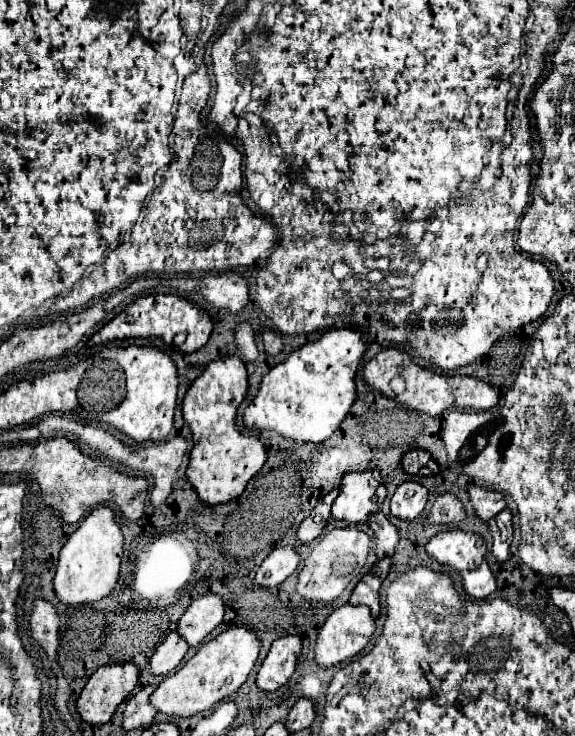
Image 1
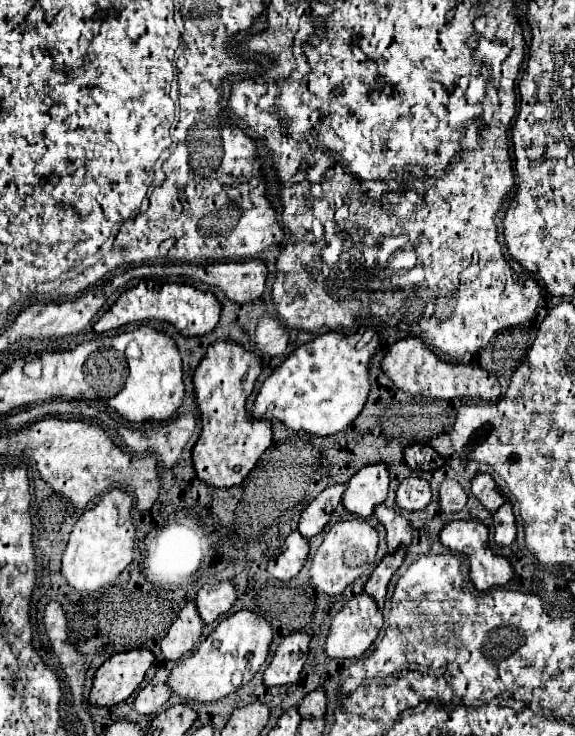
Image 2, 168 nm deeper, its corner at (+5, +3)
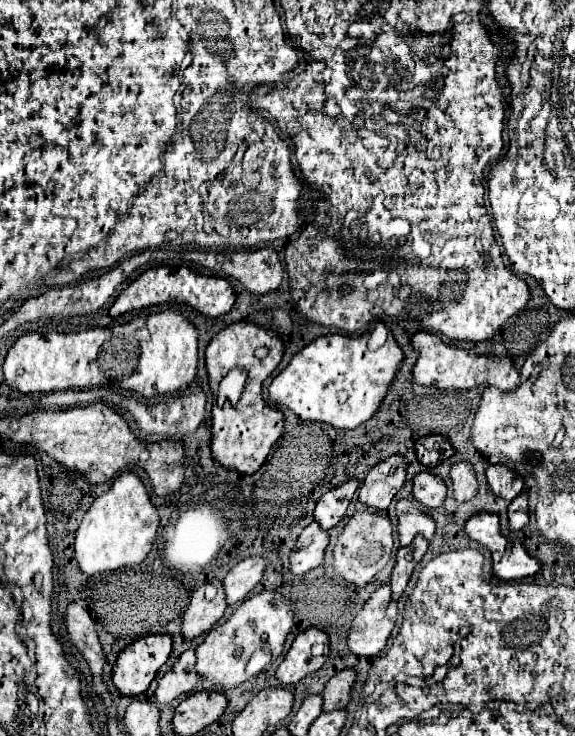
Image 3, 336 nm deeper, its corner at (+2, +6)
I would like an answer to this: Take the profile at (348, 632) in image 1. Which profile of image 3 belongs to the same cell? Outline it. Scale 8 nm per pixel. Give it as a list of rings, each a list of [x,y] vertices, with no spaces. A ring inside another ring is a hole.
[[[381,586],[353,620],[347,638],[349,650],[357,656],[379,654],[395,628],[395,620],[397,604],[391,600],[391,588]]]

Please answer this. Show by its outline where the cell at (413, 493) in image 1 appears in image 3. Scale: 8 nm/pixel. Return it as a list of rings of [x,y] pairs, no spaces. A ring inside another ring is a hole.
[[[419,472],[413,480],[413,496],[427,508],[437,508],[443,504],[447,496],[445,482],[429,472]]]

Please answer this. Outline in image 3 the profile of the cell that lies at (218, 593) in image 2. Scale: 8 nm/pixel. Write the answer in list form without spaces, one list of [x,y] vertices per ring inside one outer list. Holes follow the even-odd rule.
[[[249,556],[241,560],[229,574],[223,578],[227,604],[241,602],[263,578],[267,568],[267,560],[263,556]]]

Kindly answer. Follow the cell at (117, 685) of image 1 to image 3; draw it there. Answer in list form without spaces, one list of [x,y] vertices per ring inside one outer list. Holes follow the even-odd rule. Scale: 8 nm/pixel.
[[[153,634],[129,644],[117,658],[113,668],[113,684],[123,696],[143,694],[159,668],[171,654],[173,638],[169,634]]]

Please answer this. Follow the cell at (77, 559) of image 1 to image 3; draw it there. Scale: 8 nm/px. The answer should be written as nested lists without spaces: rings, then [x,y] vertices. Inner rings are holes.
[[[123,472],[111,488],[101,494],[87,510],[77,530],[75,558],[83,574],[93,576],[125,566],[135,566],[147,558],[159,528],[159,512],[153,506],[145,484],[133,472]]]

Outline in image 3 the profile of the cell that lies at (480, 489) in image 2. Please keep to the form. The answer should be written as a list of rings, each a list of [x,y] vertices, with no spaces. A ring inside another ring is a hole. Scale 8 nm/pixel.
[[[501,464],[487,468],[487,482],[489,482],[493,494],[505,498],[507,502],[517,498],[523,490],[523,478],[515,470],[501,466]]]

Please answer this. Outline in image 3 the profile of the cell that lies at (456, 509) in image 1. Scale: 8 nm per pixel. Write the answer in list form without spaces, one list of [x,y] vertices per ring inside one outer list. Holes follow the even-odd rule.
[[[457,462],[451,468],[451,480],[453,480],[453,494],[457,502],[467,502],[471,500],[477,490],[479,490],[479,482],[475,476],[475,470],[469,462]]]

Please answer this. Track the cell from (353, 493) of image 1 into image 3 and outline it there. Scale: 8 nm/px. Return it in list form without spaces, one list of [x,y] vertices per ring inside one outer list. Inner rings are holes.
[[[397,454],[383,462],[379,462],[375,468],[369,470],[361,490],[359,490],[359,502],[377,510],[387,510],[395,494],[403,488],[407,476],[407,460]],[[397,466],[393,472],[391,468]]]

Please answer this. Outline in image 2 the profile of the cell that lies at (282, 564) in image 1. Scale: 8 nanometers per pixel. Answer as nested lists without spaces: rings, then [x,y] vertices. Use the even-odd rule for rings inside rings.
[[[292,531],[282,545],[282,553],[276,559],[268,561],[268,575],[278,581],[290,581],[298,575],[304,561],[308,557],[308,541],[298,533]]]

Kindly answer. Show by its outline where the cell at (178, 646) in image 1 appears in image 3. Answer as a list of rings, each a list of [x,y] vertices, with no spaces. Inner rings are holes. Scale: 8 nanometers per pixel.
[[[215,578],[205,582],[195,590],[189,610],[185,612],[183,636],[191,640],[209,632],[223,618],[225,610],[227,610],[227,602],[221,580]]]

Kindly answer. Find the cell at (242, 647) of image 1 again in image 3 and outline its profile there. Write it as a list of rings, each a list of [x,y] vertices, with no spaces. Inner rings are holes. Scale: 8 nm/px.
[[[263,591],[247,600],[243,600],[237,610],[231,614],[231,618],[225,624],[215,626],[205,640],[197,648],[197,672],[201,678],[231,688],[237,686],[247,678],[245,666],[251,660],[251,656],[265,644],[269,644],[273,658],[277,658],[283,652],[283,644],[291,630],[295,628],[294,612],[290,603],[285,601],[277,591]]]

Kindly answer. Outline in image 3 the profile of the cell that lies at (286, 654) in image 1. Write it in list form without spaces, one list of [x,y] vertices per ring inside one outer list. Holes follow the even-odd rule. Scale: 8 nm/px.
[[[307,628],[305,632],[297,634],[287,656],[283,658],[283,662],[277,668],[279,682],[281,684],[293,684],[293,682],[303,680],[307,674],[319,670],[325,664],[327,652],[329,652],[329,636],[323,630]],[[317,642],[325,644],[325,656],[317,658],[311,654],[311,646]]]

